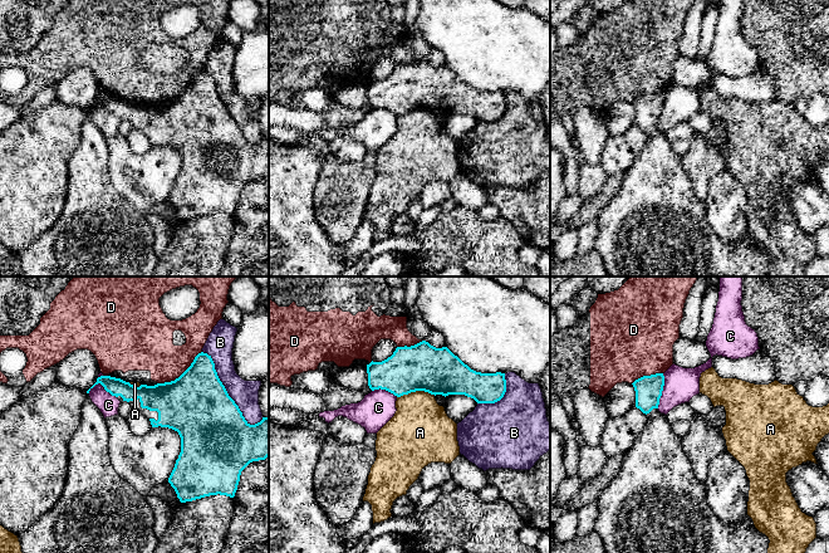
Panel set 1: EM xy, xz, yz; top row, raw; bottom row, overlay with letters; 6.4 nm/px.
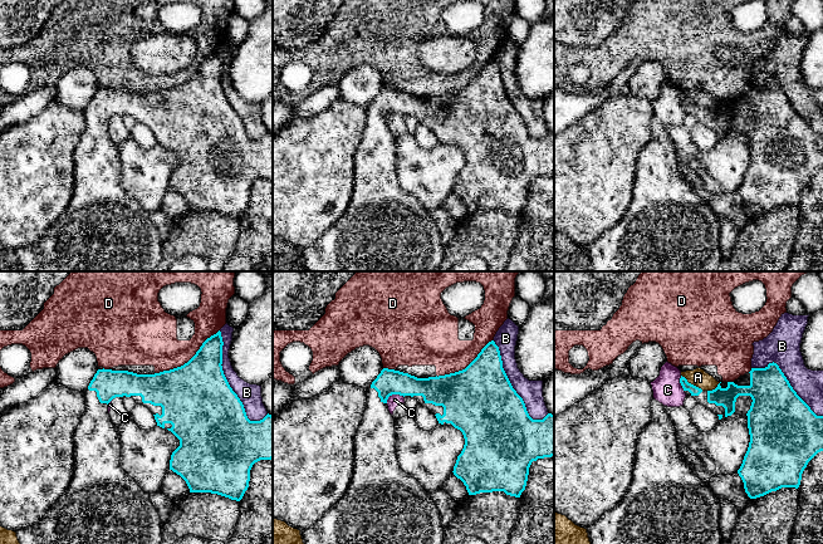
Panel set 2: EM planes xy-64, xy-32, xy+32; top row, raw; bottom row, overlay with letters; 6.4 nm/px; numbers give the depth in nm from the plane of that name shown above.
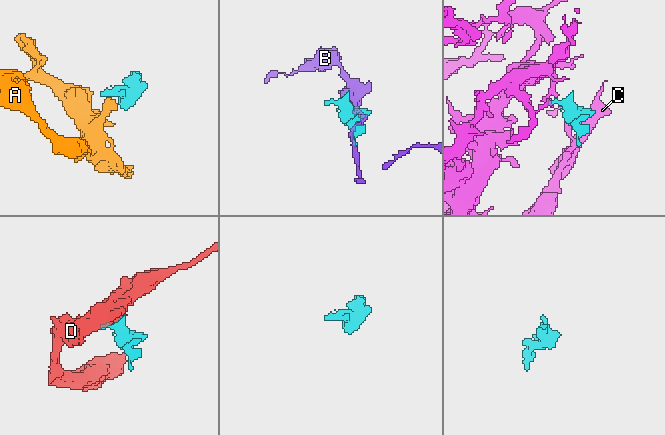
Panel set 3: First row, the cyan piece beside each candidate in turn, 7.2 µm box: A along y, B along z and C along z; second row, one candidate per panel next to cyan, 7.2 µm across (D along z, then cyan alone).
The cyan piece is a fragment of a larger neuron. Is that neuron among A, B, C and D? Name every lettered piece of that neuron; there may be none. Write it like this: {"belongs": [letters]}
{"belongs": []}

